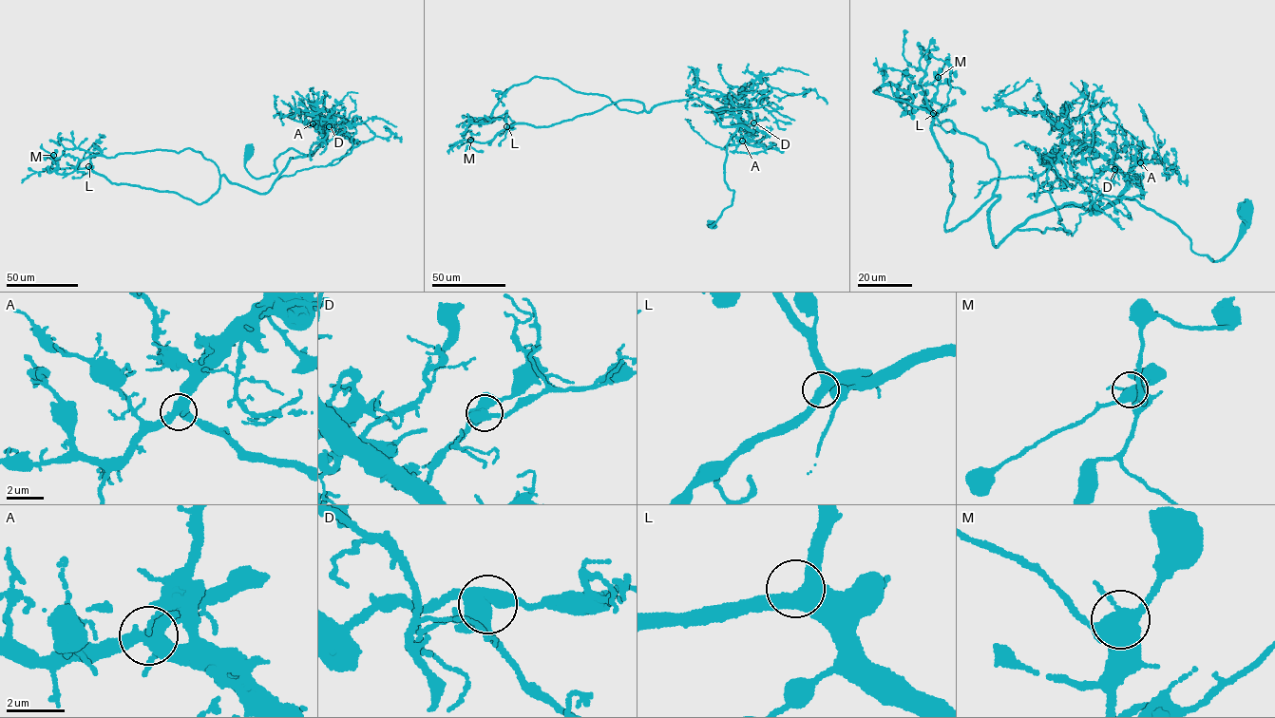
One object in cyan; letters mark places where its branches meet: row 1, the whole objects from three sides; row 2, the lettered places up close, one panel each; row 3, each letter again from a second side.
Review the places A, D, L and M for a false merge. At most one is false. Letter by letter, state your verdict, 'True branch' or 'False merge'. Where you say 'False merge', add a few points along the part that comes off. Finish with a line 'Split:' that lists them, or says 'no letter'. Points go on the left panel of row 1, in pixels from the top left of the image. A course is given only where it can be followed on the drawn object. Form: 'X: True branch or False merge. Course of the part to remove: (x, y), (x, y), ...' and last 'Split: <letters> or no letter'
A: True branch
D: True branch
L: True branch
M: True branch
Split: no letter

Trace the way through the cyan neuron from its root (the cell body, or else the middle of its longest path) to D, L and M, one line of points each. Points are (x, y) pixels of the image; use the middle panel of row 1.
D: (710, 225), (732, 203), (733, 192), (724, 172), (727, 144), (739, 125), (751, 132), (749, 128), (753, 122)
L: (710, 225), (732, 203), (724, 167), (737, 126), (696, 99), (649, 112), (621, 100), (550, 125), (506, 126)
M: (710, 225), (732, 203), (724, 167), (737, 126), (696, 99), (649, 112), (621, 100), (470, 140)

